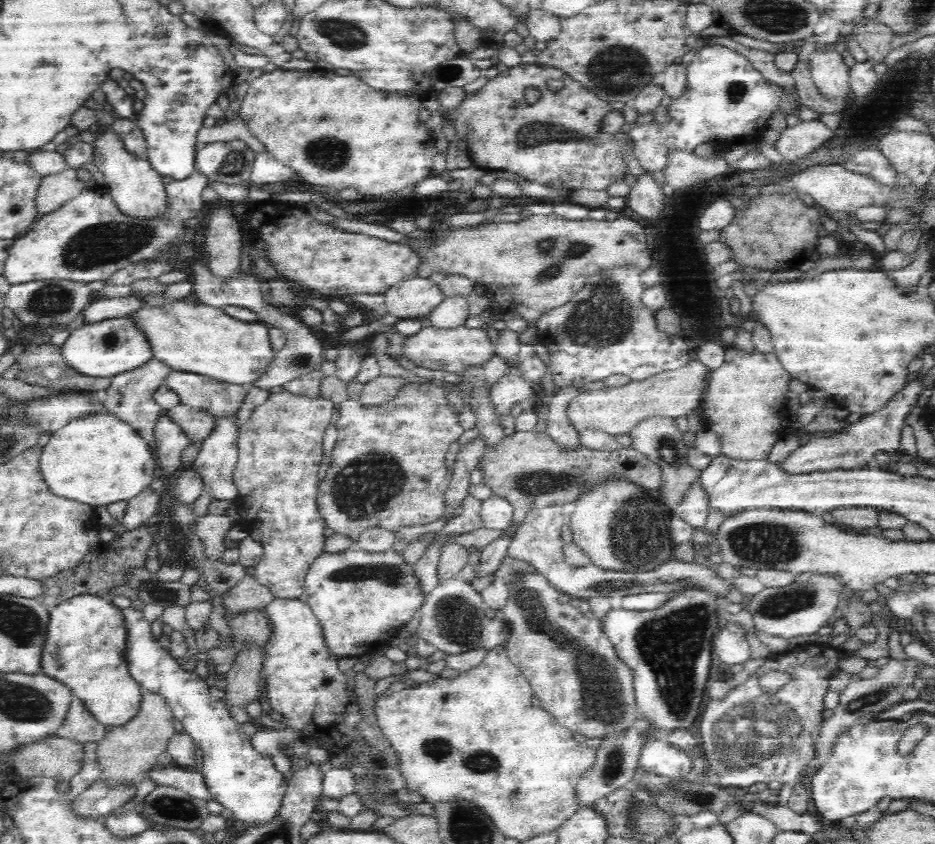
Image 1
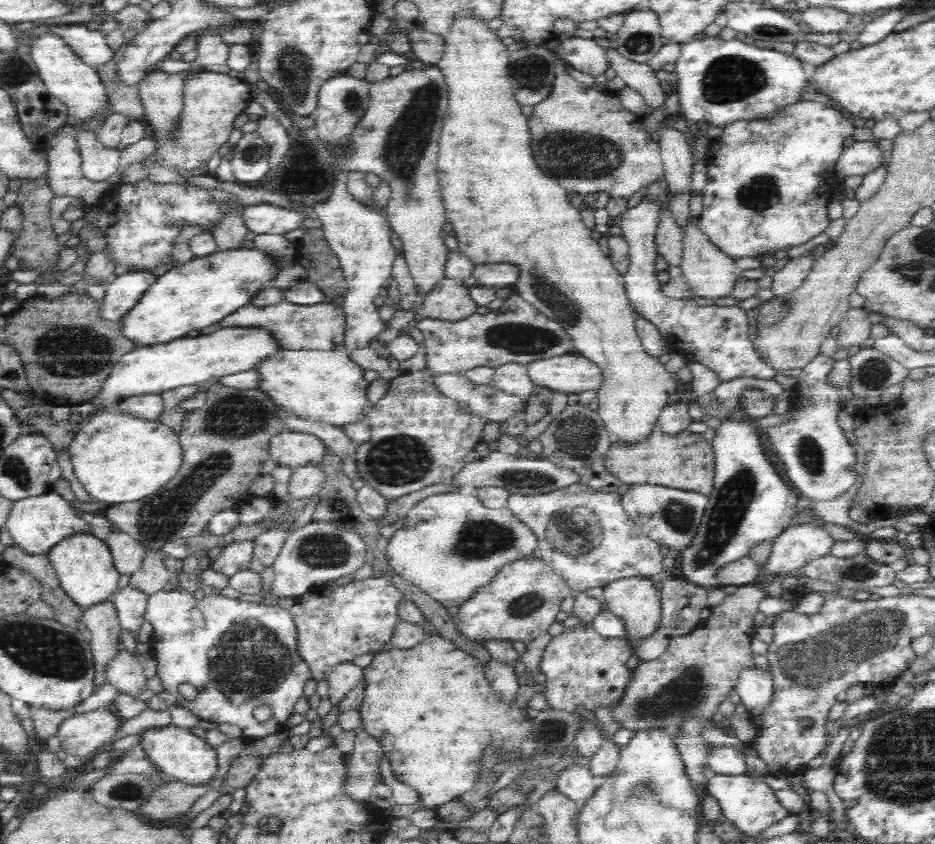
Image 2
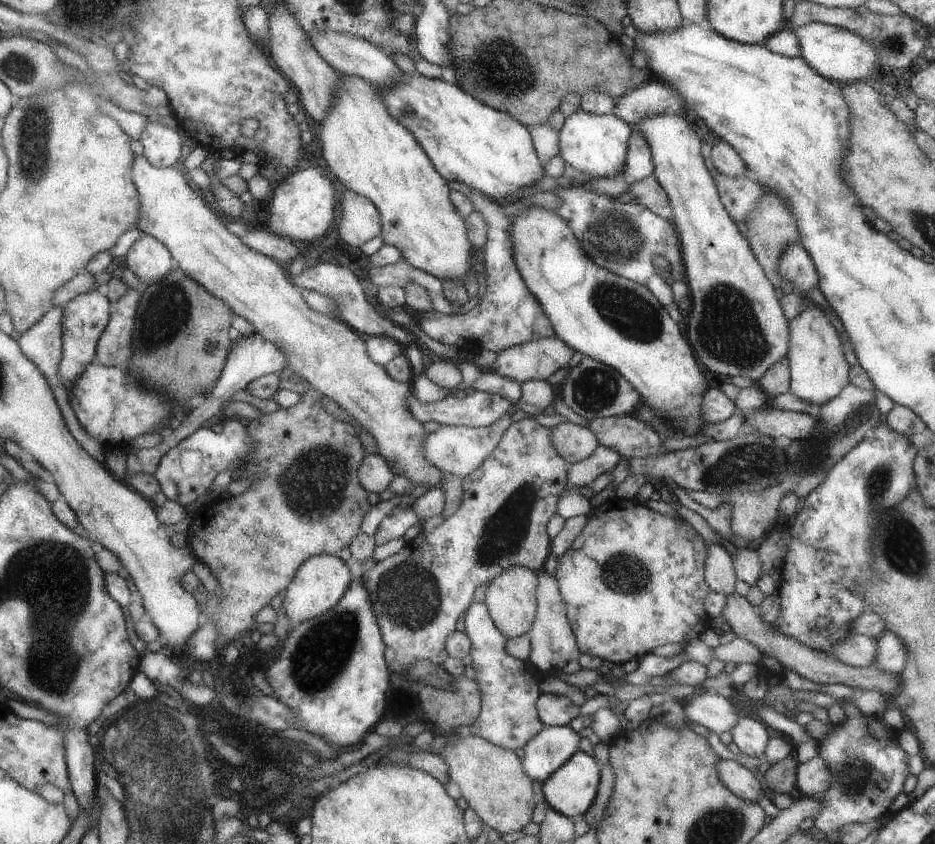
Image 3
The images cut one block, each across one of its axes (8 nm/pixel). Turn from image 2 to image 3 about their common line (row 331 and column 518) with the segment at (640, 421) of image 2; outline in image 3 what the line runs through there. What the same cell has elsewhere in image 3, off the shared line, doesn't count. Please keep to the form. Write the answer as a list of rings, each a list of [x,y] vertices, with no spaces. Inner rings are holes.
[[[515,567],[501,572],[492,580],[491,584],[485,585],[483,604],[487,607],[491,622],[505,638],[523,636],[531,628],[536,611],[535,580],[534,571],[528,568]]]

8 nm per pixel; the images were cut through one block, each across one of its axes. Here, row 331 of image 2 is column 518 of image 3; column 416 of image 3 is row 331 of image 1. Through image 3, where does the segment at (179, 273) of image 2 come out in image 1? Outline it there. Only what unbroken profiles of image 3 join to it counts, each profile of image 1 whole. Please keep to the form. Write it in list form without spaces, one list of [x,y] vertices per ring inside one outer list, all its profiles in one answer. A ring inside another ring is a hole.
[[[127,317],[84,324],[70,332],[60,349],[61,357],[70,369],[81,376],[92,378],[111,379],[124,371],[134,370],[152,359],[148,341]]]

